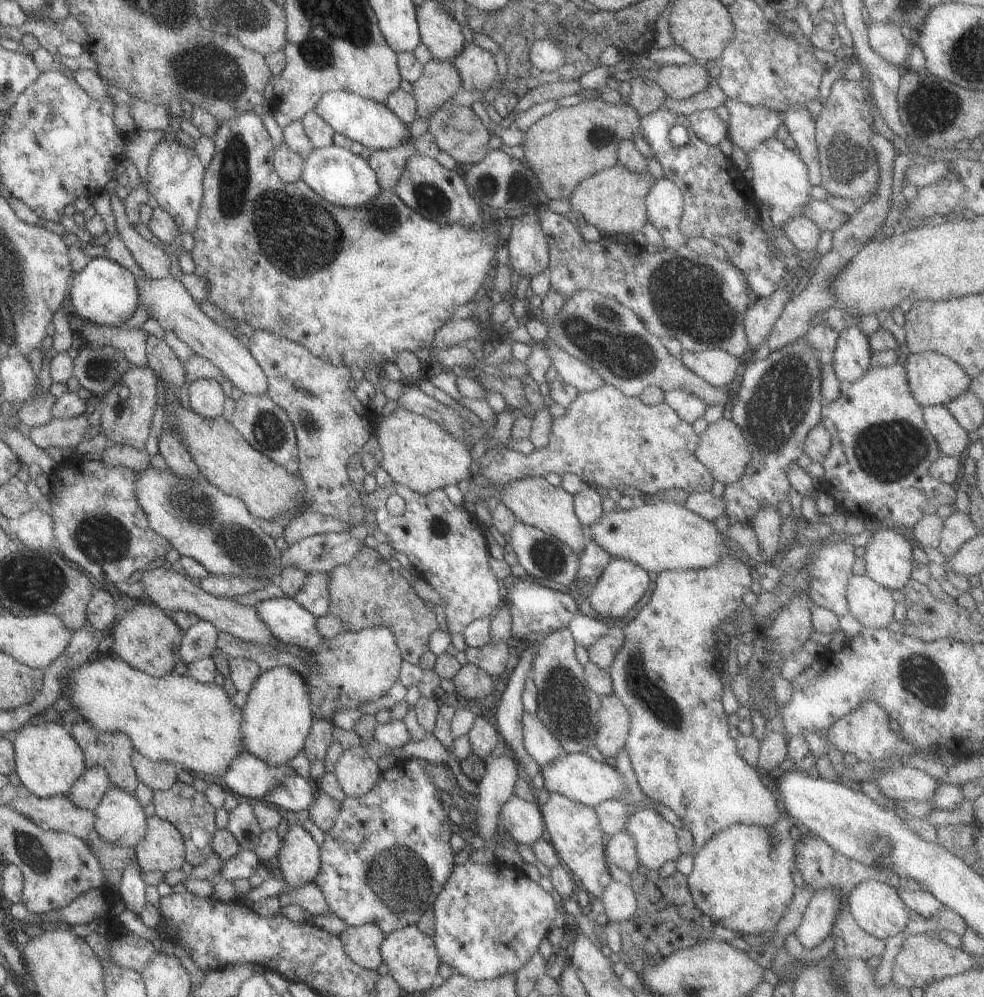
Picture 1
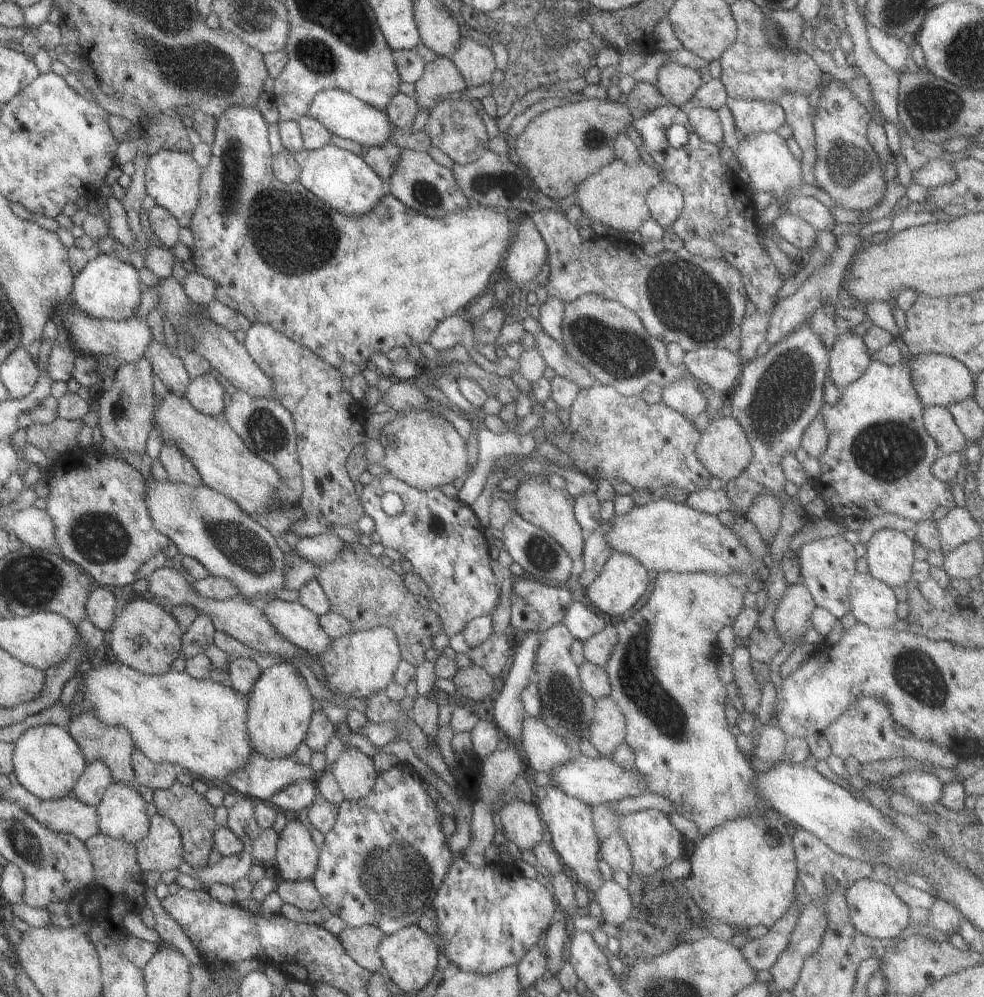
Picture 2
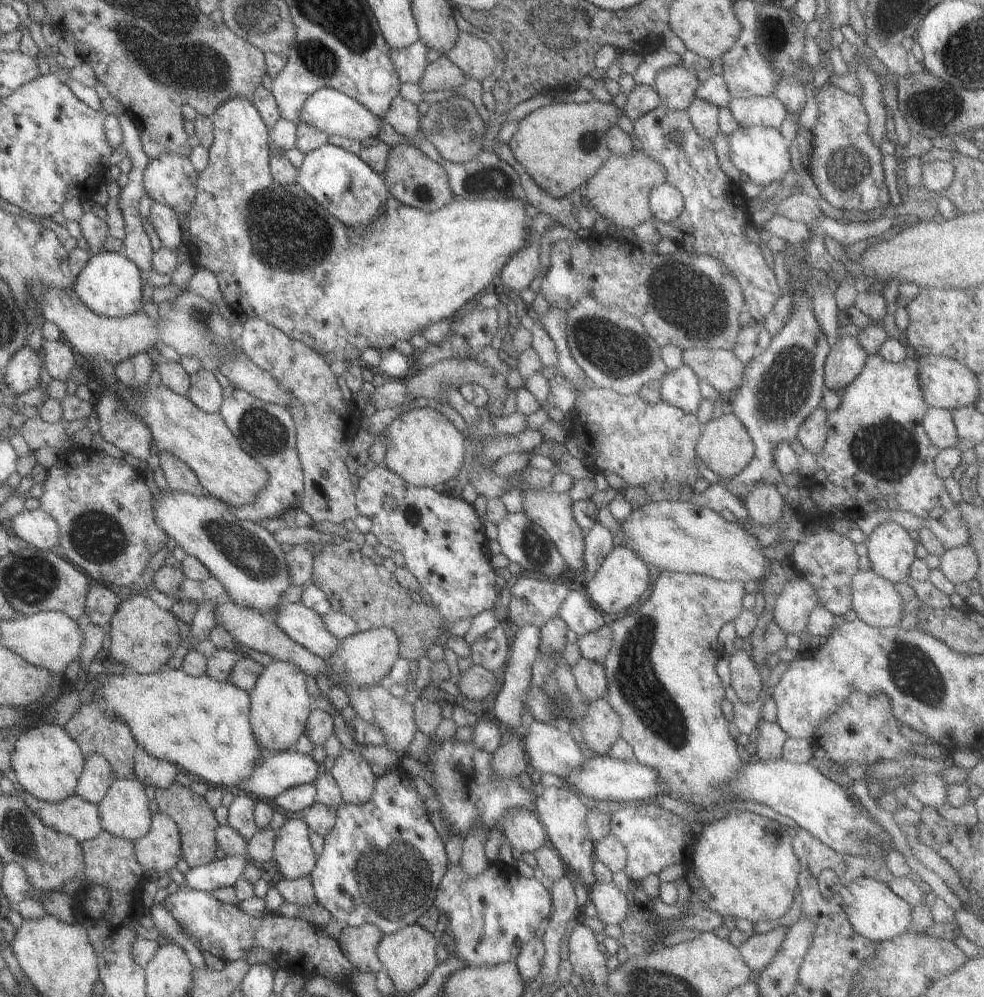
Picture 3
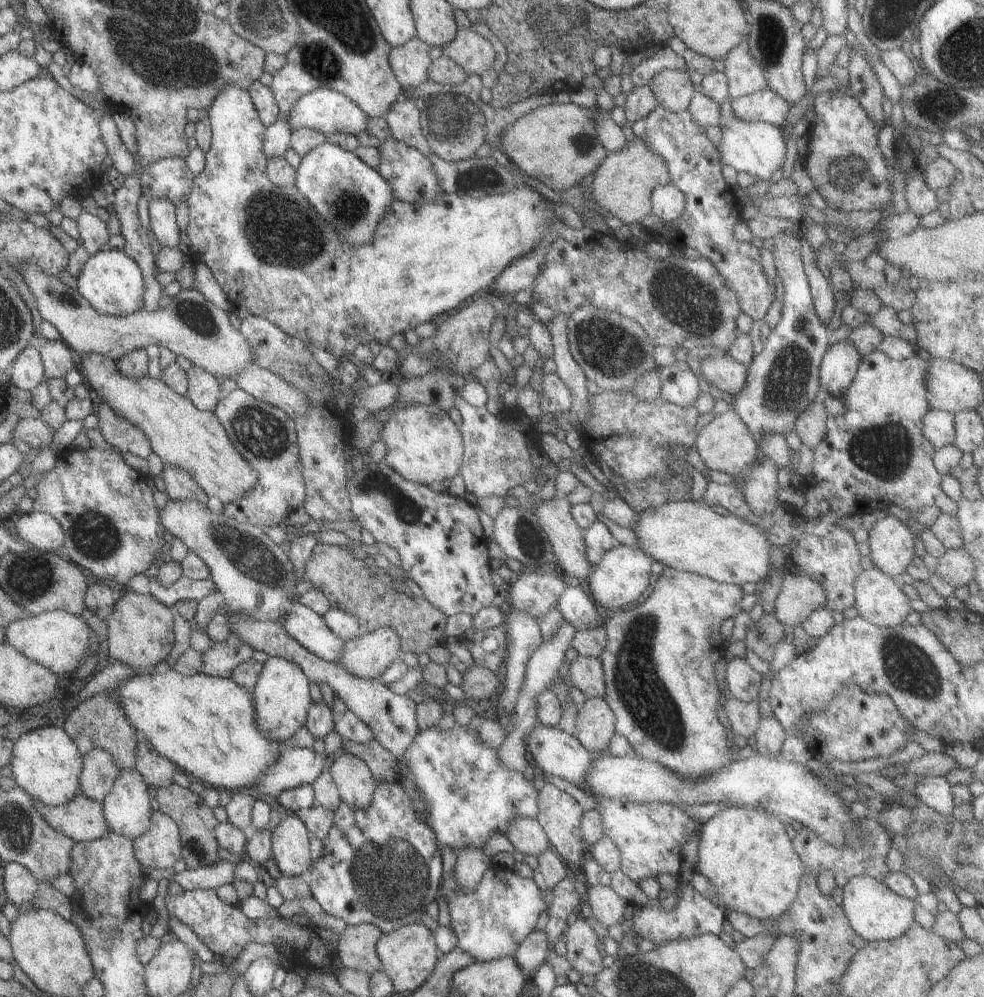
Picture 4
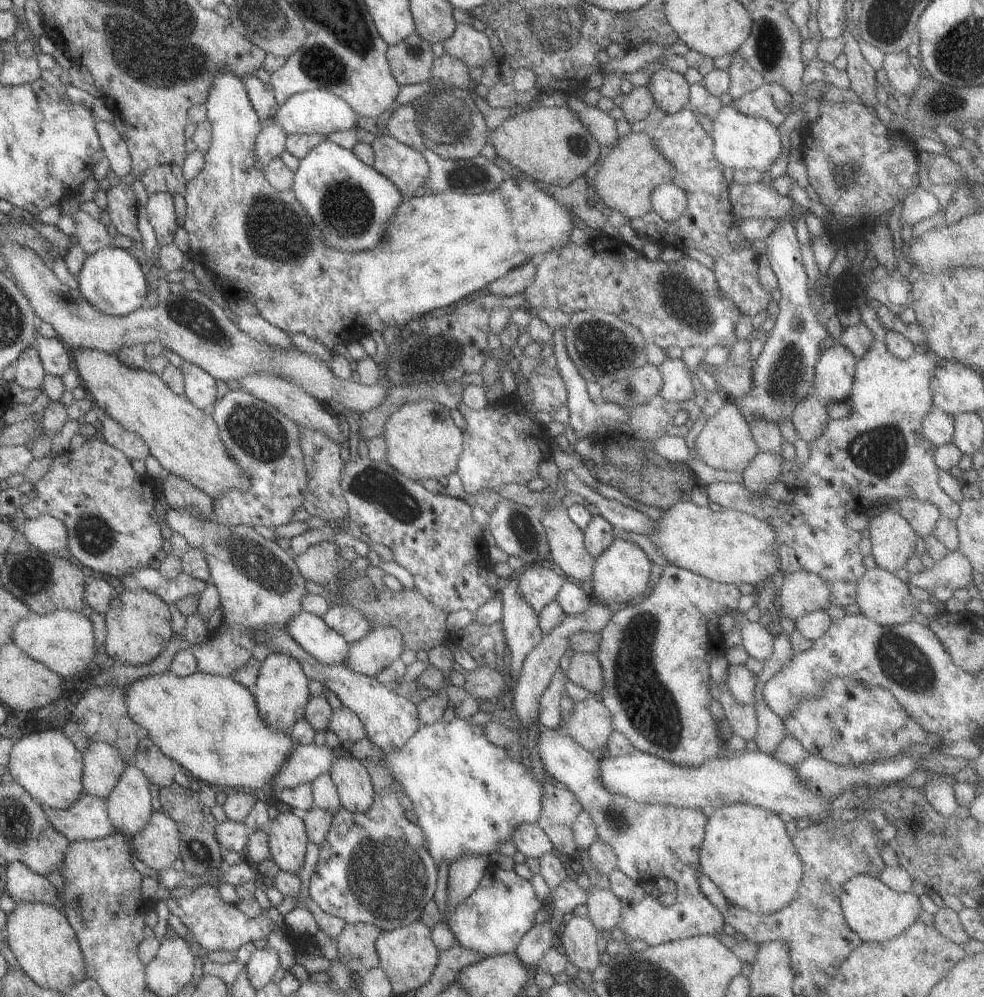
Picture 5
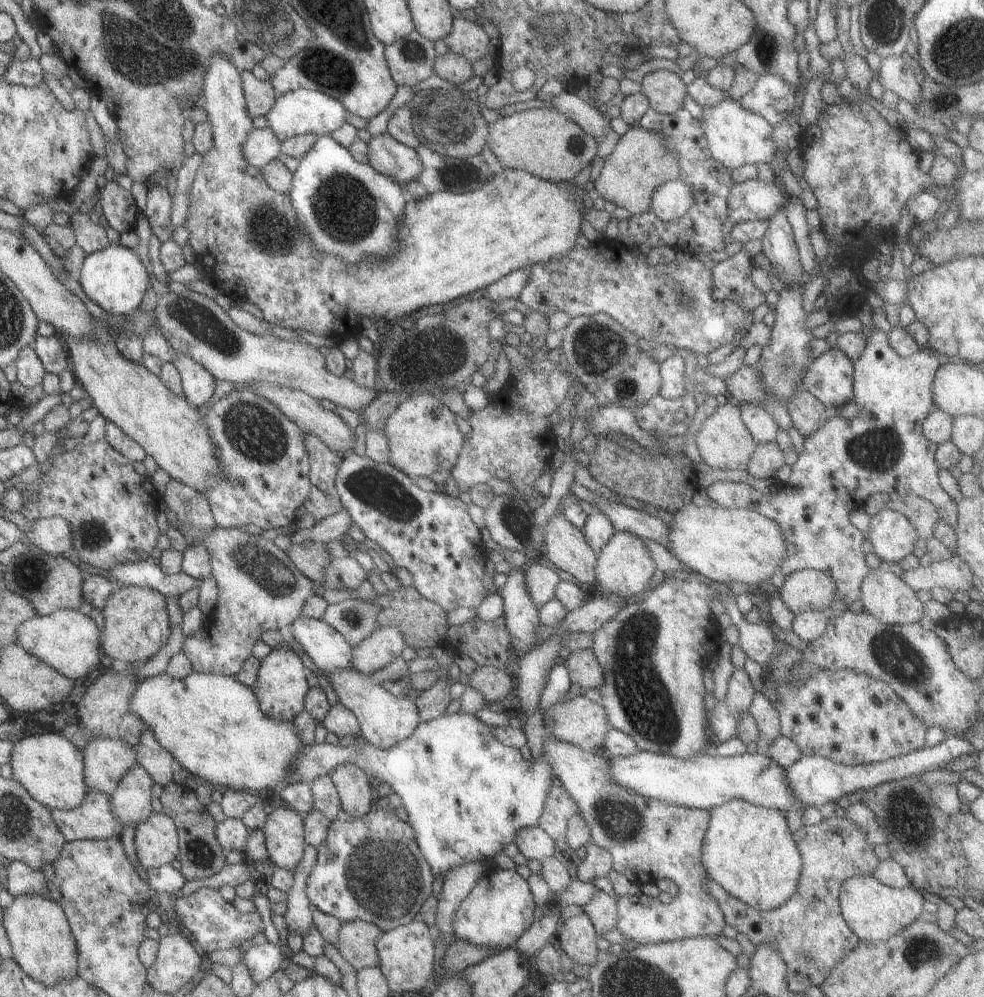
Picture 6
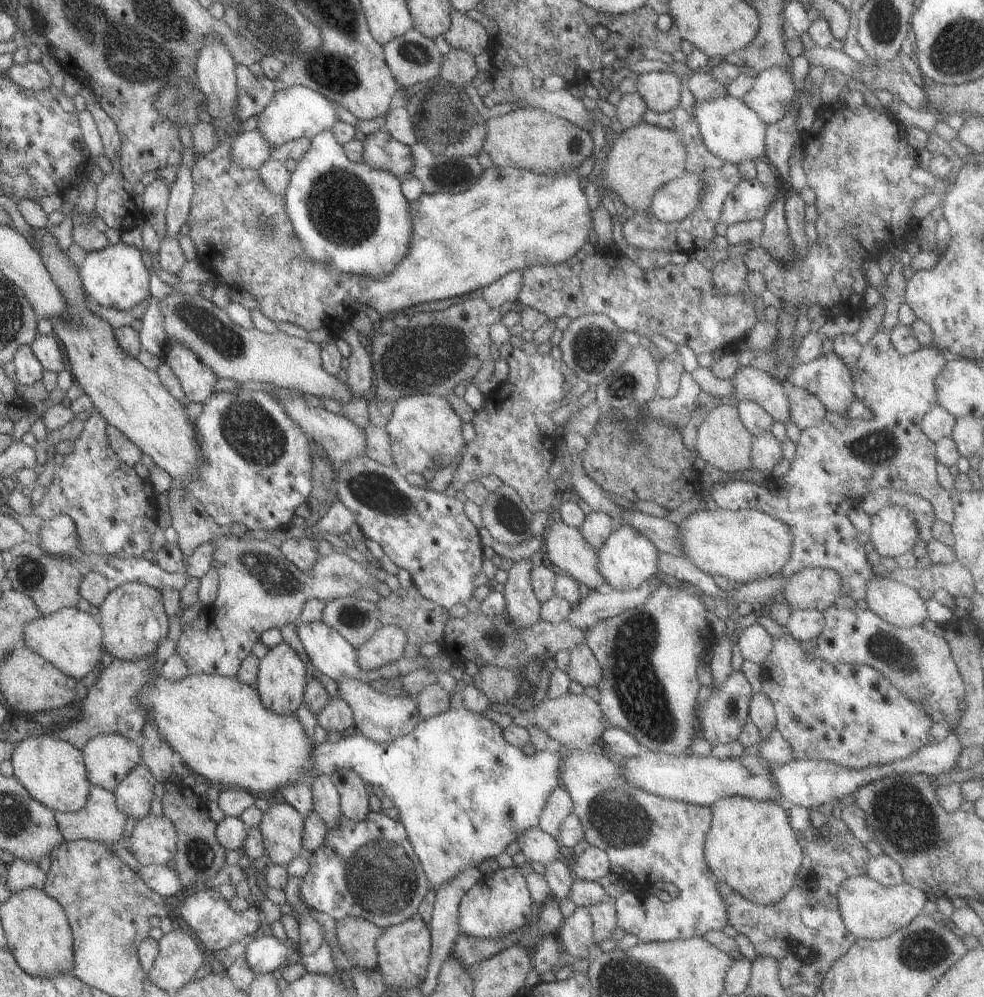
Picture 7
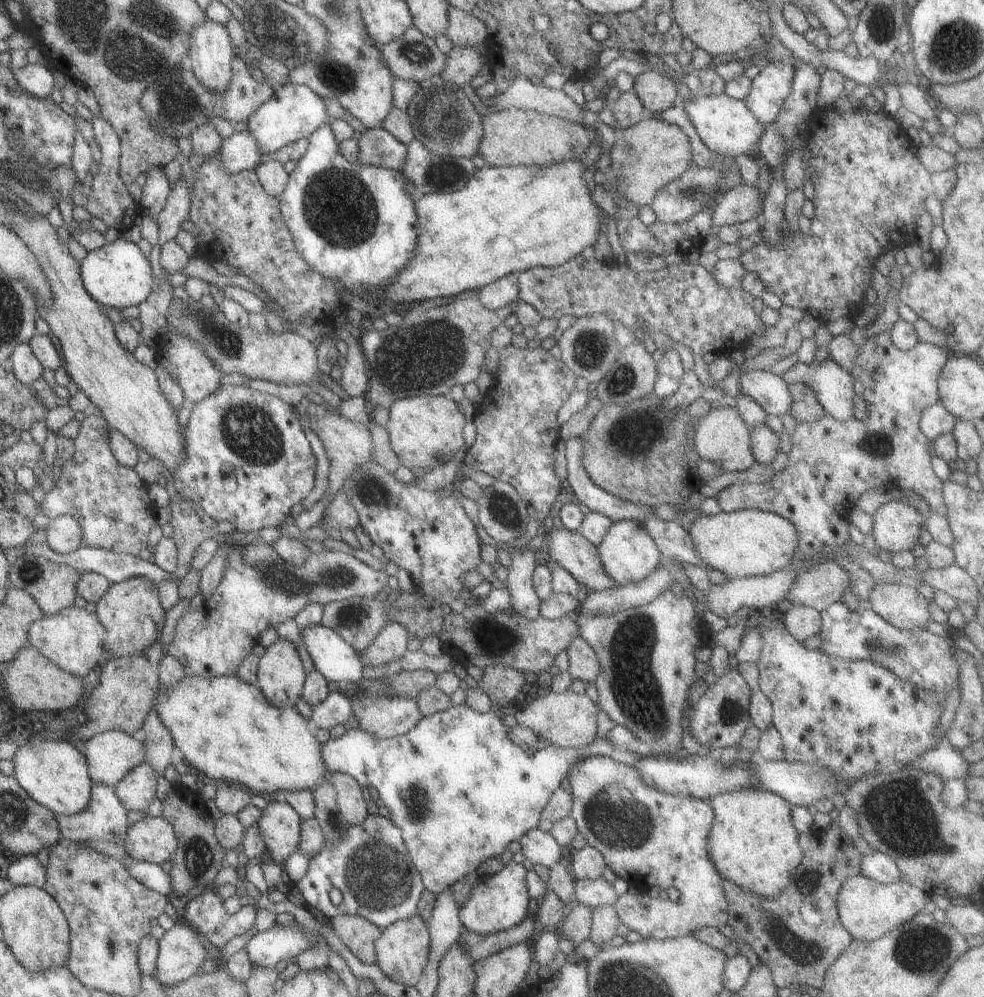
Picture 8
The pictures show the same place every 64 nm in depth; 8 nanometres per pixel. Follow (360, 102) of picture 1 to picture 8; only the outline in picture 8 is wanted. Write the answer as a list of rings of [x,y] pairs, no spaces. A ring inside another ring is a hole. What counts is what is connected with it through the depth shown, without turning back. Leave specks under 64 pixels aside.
[[[286,82],[276,87],[271,99],[250,114],[246,120],[248,131],[255,138],[263,155],[273,153],[292,141],[310,136],[318,127],[330,124],[332,119],[328,114],[326,101],[307,86]]]

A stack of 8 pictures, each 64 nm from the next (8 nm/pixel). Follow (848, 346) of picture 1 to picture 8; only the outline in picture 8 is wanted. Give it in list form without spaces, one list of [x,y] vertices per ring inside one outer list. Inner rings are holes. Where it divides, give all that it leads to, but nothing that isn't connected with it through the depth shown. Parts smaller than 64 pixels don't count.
[[[832,359],[819,363],[796,363],[781,376],[784,382],[802,383],[814,390],[826,415],[846,420],[853,417],[855,392],[854,376]]]

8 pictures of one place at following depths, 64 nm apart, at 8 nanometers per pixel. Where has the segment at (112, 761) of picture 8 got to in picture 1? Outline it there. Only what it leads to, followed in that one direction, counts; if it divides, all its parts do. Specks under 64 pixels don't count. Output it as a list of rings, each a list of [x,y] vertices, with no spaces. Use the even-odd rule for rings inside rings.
[[[96,765],[85,769],[70,787],[68,796],[77,807],[93,811],[110,786],[106,769]]]

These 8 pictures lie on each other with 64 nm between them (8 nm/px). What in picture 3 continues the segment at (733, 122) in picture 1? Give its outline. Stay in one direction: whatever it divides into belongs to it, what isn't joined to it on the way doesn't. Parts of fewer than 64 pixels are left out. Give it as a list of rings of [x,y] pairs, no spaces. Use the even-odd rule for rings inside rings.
[[[774,95],[731,98],[727,107],[743,127],[760,125],[778,129],[788,114],[784,104]]]

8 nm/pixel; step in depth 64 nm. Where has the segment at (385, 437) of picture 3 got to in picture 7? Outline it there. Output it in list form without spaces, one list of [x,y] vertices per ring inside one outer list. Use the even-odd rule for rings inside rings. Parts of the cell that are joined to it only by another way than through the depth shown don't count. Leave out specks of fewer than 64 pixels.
[[[413,394],[395,400],[385,426],[391,440],[393,464],[396,468],[402,468],[404,474],[422,474],[429,468],[437,471],[451,465],[459,458],[466,443],[462,438],[462,423],[463,420],[452,410],[446,396]]]

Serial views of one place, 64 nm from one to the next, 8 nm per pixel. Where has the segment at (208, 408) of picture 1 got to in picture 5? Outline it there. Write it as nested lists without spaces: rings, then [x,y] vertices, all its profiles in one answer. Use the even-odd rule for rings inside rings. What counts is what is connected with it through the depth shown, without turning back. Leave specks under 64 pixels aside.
[[[183,360],[179,367],[183,374],[184,396],[200,410],[213,407],[222,392],[221,383],[188,361]]]

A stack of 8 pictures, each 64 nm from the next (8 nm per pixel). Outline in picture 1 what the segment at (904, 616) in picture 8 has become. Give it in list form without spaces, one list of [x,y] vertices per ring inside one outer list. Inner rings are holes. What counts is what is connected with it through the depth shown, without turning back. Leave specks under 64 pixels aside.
[[[866,574],[850,577],[845,597],[848,613],[864,627],[881,629],[894,620],[896,602],[892,598],[892,591],[880,586]]]

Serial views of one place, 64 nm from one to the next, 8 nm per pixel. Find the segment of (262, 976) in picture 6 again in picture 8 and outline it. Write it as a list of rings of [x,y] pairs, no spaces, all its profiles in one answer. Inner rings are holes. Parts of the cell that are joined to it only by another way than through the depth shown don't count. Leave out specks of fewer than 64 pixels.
[[[296,922],[295,926],[274,924],[265,931],[256,931],[244,949],[253,966],[274,969],[280,960],[291,961],[302,951],[312,948],[309,939],[309,934],[304,934]]]

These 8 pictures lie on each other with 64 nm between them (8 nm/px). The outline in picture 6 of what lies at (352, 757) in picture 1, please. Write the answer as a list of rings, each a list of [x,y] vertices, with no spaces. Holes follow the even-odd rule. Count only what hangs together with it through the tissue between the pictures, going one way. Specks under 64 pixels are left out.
[[[348,763],[338,765],[328,775],[336,785],[342,811],[355,817],[368,814],[373,803],[373,788],[366,772],[359,769],[359,766]]]

